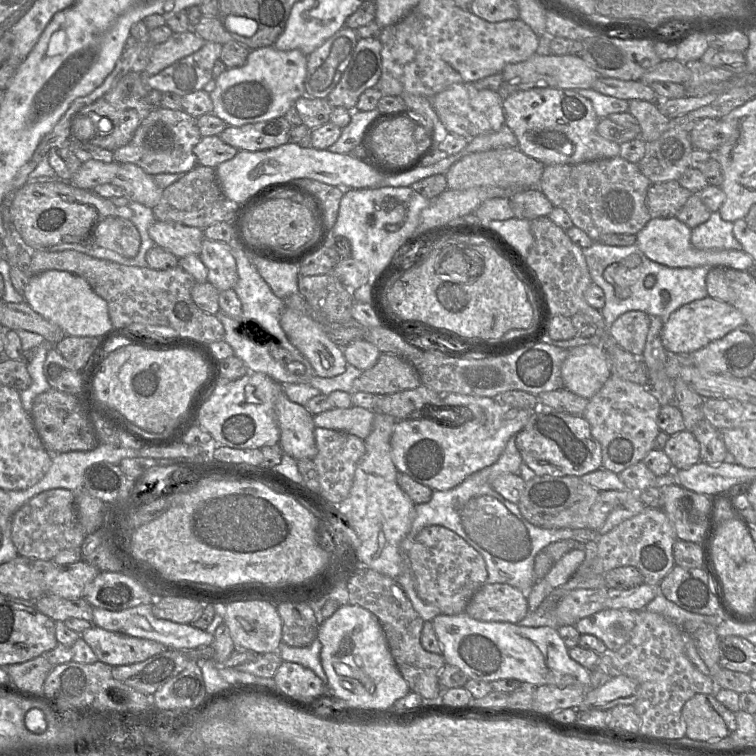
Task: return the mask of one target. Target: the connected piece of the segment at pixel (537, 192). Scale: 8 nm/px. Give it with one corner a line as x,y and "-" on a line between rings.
539,188
516,192
509,200
514,217
518,219
534,220
548,216
554,208

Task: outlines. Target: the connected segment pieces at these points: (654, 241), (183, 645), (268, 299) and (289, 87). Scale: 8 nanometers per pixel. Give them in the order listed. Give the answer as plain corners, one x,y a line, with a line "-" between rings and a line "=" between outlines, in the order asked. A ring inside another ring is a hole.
676,217
651,218
637,234
637,246
650,260
672,268
725,267
747,271
754,259
741,250
699,250
691,243
691,228
=
141,604
122,611
109,611
93,608
92,624
105,630
122,633
132,637
154,640
168,649
187,650
197,647
210,646
213,635
205,630
193,627
191,624
180,624
158,619
152,613
152,604
=
234,244
232,246
232,254
236,260
238,282
236,283
234,290
241,302
242,306
242,320
245,320
247,324
257,322
255,325
247,330
248,335
255,335
265,330
279,340
279,345
289,351
295,361
302,363
305,367
305,374
307,376
317,376
313,370
309,361
302,355
302,353
289,341
287,335
280,325
281,314
285,307
283,299
277,297
270,286
265,282
261,275
256,270
255,266
251,262
249,255
238,249
=
274,46
251,49
246,63
228,68
213,78
208,90
213,114
229,126
242,126
282,117
305,94
307,56
298,49
281,51

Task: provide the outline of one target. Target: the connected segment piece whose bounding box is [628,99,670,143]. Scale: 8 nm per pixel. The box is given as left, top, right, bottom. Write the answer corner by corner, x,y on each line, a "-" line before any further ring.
633,99
628,100
628,112
638,121
641,127
640,137
646,143
657,140
667,129
670,119
657,108
656,103

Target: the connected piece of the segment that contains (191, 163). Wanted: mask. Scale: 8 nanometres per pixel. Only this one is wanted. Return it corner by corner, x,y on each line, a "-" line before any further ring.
158,107
150,111
126,145
113,151
113,158
117,163
135,164
150,175
184,174
198,165
193,148
201,138
196,117
184,110

